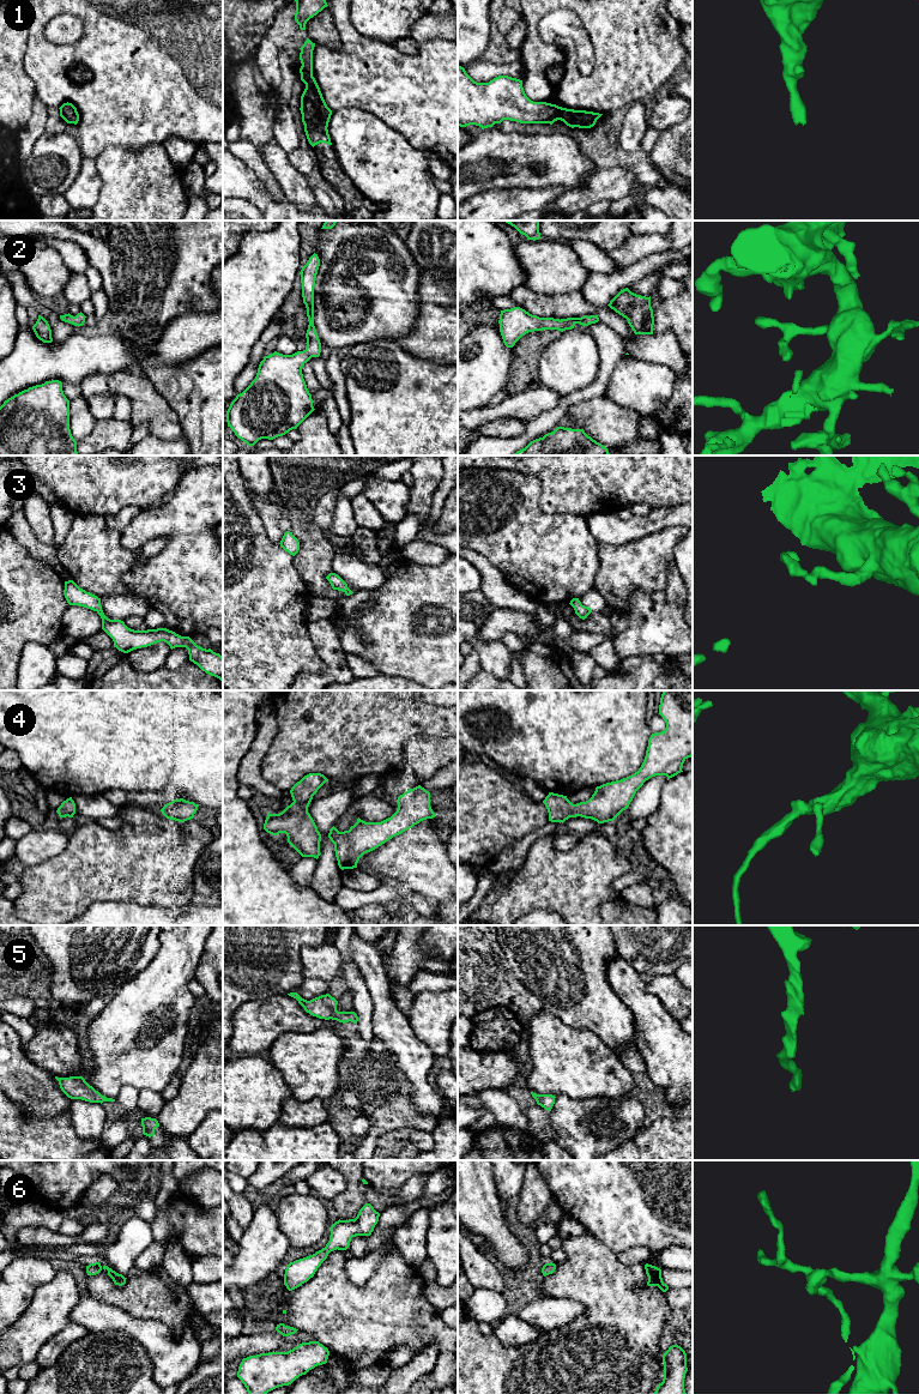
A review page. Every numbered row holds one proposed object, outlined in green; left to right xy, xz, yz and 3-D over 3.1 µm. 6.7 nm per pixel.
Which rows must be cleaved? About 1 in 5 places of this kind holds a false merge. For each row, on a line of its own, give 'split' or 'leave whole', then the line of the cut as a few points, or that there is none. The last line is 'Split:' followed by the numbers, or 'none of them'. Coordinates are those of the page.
1: leave whole; no cut
2: leave whole; no cut
3: leave whole; no cut
4: leave whole; no cut
5: leave whole; no cut
6: leave whole; no cut
Split: none of them

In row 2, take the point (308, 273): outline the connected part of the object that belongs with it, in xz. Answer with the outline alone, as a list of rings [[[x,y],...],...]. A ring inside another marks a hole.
[[[314,253],[300,272],[302,297],[309,321],[306,333],[307,348],[292,355],[274,351],[265,356],[259,364],[255,379],[242,393],[236,396],[226,411],[228,427],[248,446],[254,446],[261,439],[273,440],[285,435],[296,429],[315,410],[302,368],[312,357],[319,357],[321,352],[321,343],[314,326],[314,286],[319,266],[320,259]]]

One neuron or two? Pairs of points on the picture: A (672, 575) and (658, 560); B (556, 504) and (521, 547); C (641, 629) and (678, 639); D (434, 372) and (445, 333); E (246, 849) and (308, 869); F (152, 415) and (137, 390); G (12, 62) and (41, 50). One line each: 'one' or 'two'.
A: two
B: two
C: one
D: two
E: two
F: one
G: two

